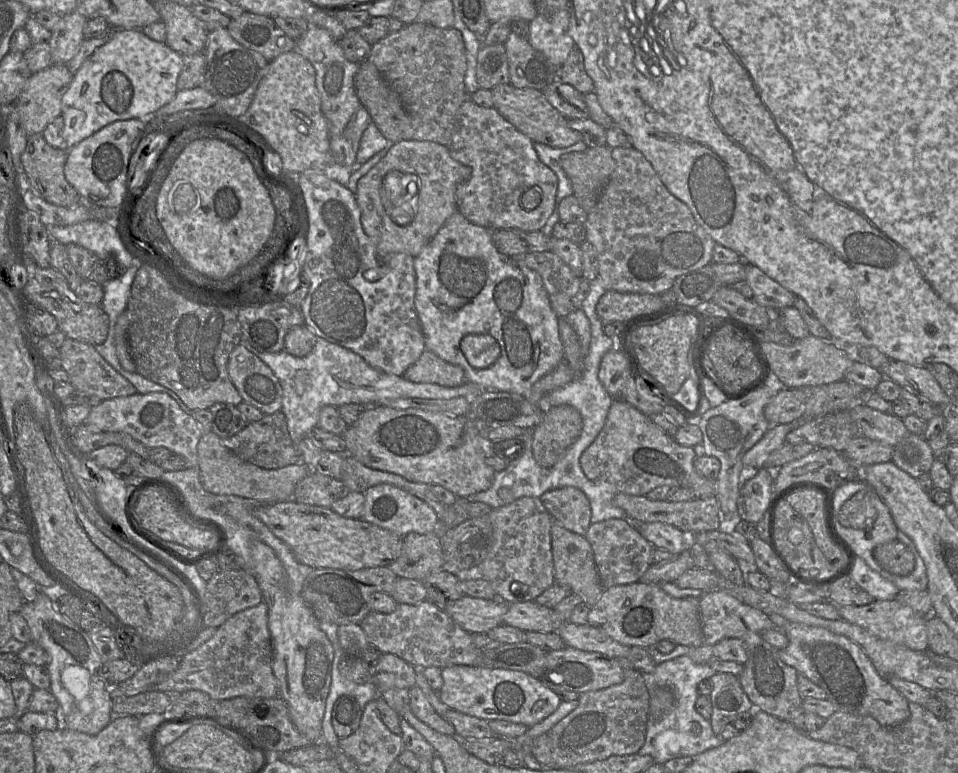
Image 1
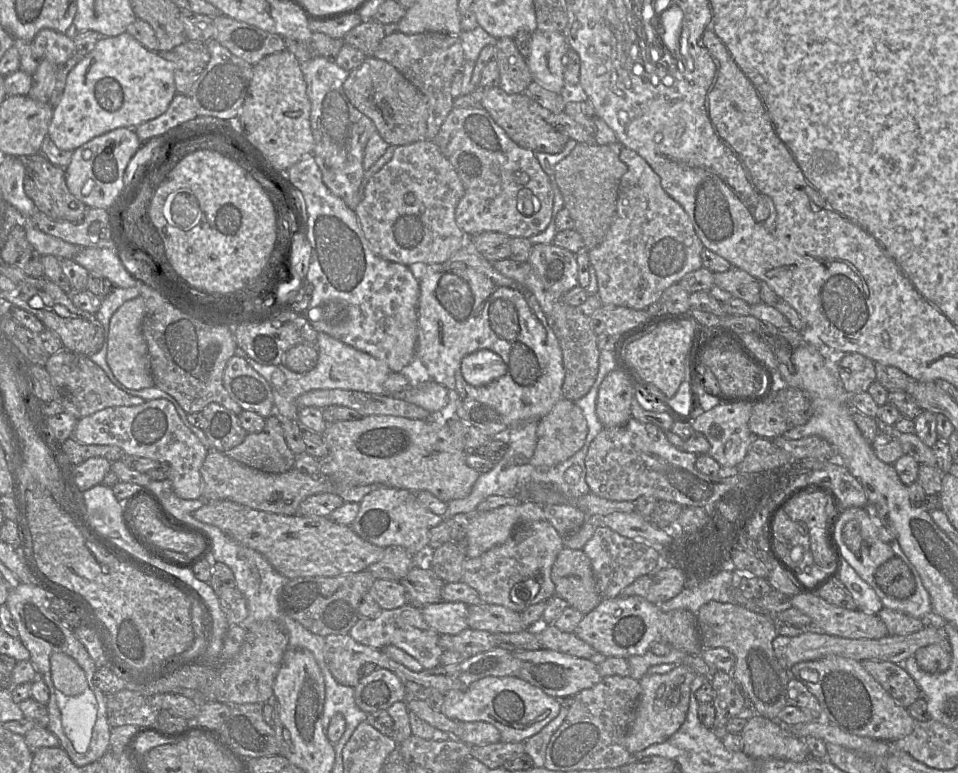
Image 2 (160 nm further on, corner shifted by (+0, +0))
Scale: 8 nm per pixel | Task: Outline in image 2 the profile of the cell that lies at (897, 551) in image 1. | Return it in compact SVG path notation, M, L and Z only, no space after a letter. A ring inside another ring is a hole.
M897 556L886 560L877 568L875 581L885 594L898 600L908 599L916 590L911 570Z

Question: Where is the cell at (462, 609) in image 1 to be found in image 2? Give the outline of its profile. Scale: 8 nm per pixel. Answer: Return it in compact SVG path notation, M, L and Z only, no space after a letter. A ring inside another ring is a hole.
M440 601L422 607L421 613L439 635L456 635L468 628L468 605L462 602Z

